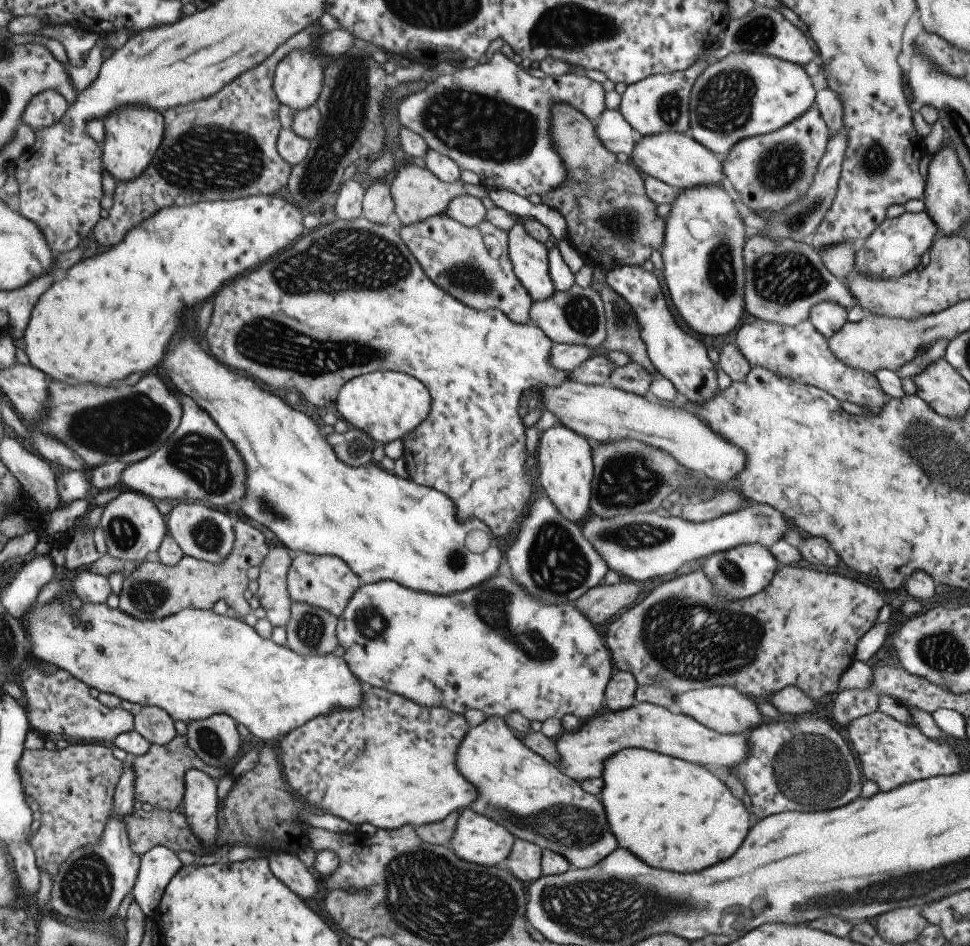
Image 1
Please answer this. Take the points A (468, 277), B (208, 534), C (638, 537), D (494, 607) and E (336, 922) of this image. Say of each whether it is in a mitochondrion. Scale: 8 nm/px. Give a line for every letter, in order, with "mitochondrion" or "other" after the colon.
A: mitochondrion
B: mitochondrion
C: mitochondrion
D: mitochondrion
E: other

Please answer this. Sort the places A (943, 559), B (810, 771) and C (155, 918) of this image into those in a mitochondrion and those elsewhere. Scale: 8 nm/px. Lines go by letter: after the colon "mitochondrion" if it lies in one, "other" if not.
A: other
B: mitochondrion
C: other

